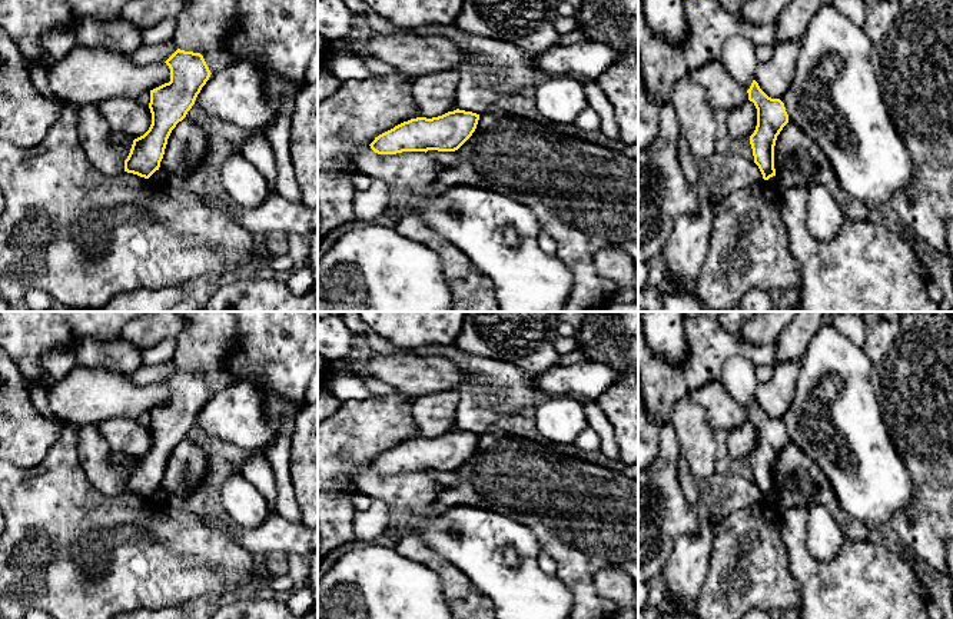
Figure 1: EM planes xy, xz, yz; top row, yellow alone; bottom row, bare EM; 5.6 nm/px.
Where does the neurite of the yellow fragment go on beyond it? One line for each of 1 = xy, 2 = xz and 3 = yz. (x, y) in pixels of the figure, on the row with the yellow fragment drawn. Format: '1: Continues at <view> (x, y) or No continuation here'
1: No continuation here
2: No continuation here
3: No continuation here

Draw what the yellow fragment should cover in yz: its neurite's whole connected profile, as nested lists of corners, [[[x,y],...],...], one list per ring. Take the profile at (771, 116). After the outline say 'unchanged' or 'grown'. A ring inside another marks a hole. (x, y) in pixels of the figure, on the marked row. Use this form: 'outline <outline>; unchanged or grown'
outline [[[753,80],[747,93],[748,100],[753,101],[757,109],[757,126],[750,136],[754,163],[758,166],[763,179],[768,180],[776,176],[774,146],[777,136],[788,123],[788,114],[784,103],[780,99],[768,97],[756,80]]]; unchanged

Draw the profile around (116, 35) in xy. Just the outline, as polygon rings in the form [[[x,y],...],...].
[[[120,16],[112,20],[83,19],[74,24],[79,46],[104,47],[130,56],[143,46],[143,30]]]

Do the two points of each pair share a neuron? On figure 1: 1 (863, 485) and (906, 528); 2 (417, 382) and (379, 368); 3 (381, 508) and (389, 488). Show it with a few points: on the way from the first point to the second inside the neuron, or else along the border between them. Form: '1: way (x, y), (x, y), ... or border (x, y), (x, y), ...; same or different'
1: border (913, 486), (910, 503), (897, 511), (889, 522); different
2: way (408, 373), (388, 369); same
3: border (372, 499), (381, 499), (391, 509); different

